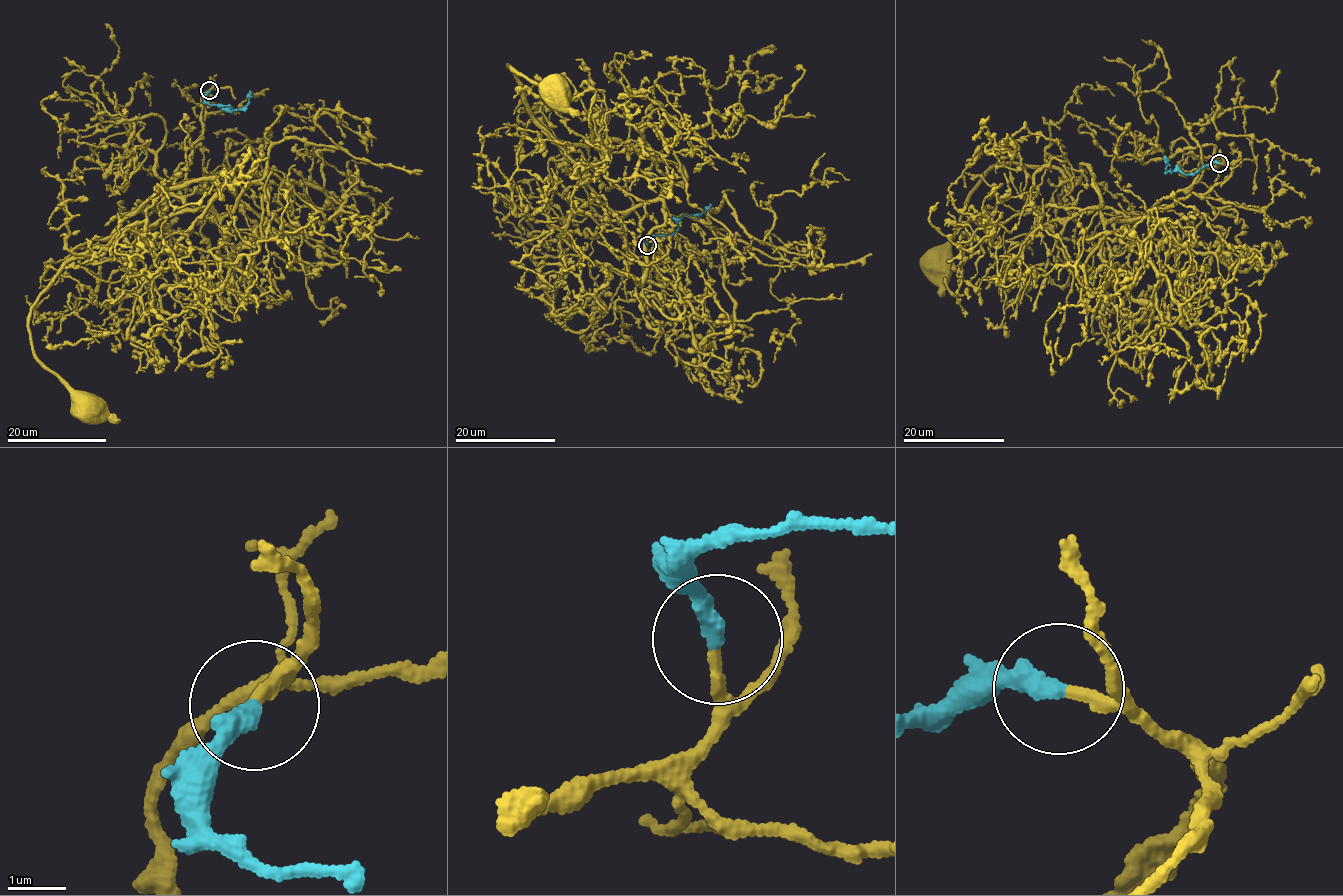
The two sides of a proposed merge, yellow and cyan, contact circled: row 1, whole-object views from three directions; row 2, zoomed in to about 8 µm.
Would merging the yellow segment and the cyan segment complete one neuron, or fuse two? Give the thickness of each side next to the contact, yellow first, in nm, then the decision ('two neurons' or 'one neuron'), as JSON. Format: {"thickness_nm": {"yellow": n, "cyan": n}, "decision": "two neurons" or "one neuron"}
{"thickness_nm": {"yellow": 200, "cyan": 320}, "decision": "one neuron"}

